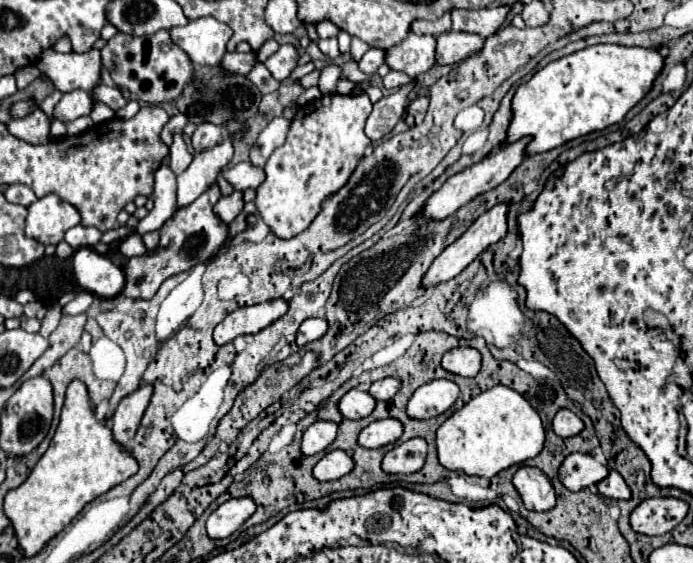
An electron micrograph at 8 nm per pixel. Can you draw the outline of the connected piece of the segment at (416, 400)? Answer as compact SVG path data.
M432 380L420 386L408 400L406 414L416 420L426 420L444 414L458 398L460 390L450 380Z

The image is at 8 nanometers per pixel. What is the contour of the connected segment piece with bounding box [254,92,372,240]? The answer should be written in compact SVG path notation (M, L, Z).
M366 92L358 96L326 94L298 108L284 146L276 148L268 158L264 172L266 180L256 188L256 210L278 238L292 238L304 232L324 198L336 194L348 182L352 170L366 154L370 138L364 134L366 118L372 112L372 102Z

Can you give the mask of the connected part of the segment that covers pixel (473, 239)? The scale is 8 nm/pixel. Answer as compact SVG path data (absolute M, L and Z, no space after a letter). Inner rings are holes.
M498 204L494 208L490 208L488 212L484 212L456 242L452 242L428 268L428 272L422 278L422 288L430 288L436 284L442 284L454 276L458 276L478 254L482 254L490 244L500 242L506 236L506 214L508 214L508 204Z

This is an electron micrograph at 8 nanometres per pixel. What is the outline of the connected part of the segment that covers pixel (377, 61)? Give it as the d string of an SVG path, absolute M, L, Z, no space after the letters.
M370 48L362 60L358 62L358 68L364 72L364 74L374 74L378 70L378 66L384 64L384 50L380 48Z

